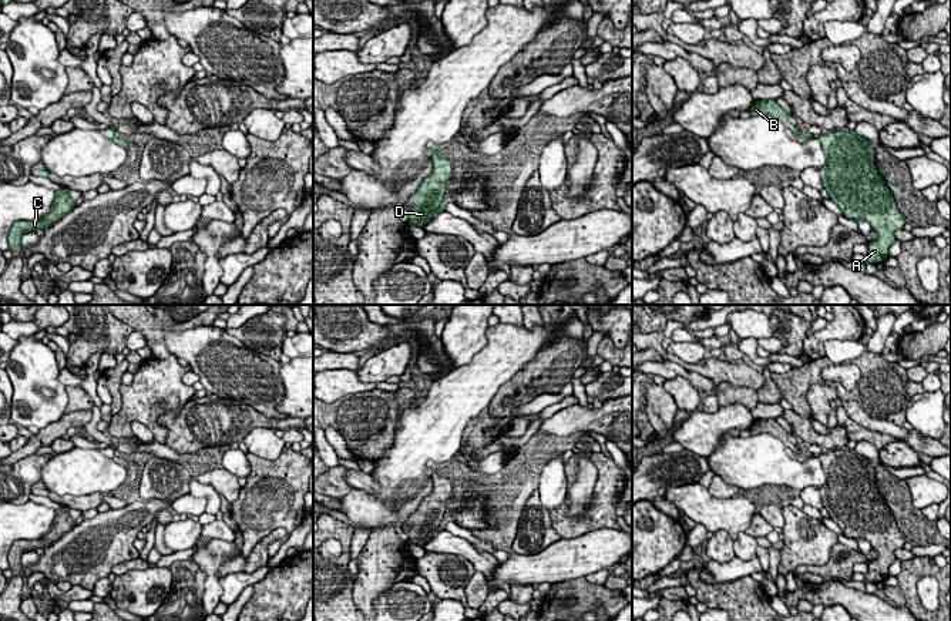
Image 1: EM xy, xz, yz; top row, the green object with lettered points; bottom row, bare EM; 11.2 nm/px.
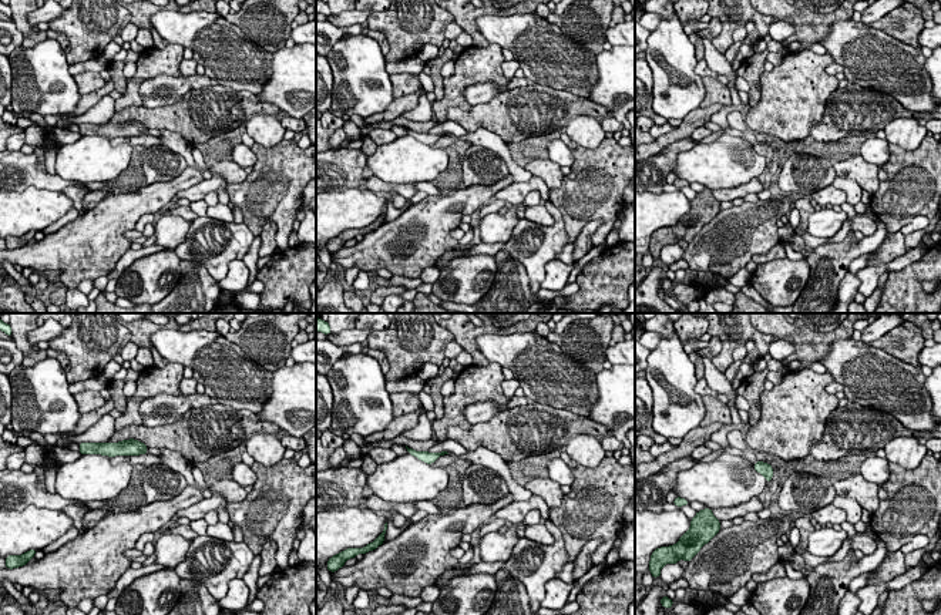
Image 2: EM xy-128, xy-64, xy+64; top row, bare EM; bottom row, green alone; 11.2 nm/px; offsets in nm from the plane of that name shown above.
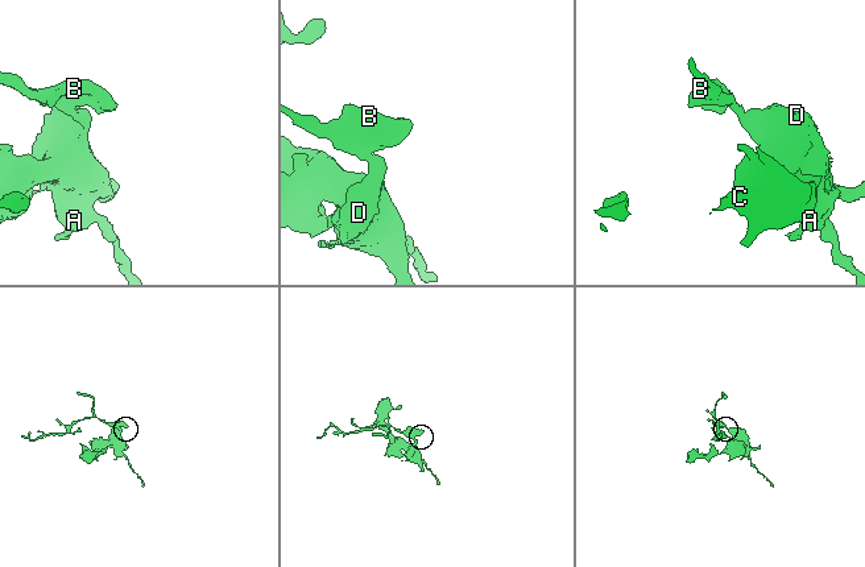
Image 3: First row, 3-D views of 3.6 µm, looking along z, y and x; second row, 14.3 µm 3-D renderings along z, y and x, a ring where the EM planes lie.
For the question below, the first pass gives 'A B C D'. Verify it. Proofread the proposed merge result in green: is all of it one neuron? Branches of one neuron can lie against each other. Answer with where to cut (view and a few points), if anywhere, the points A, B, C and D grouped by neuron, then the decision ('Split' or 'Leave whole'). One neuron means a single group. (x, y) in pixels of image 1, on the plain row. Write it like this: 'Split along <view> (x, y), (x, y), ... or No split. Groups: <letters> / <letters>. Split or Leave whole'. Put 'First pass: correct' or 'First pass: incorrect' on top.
First pass: incorrect
Split along yz (800, 453), (797, 456). Groups: A C D / B. Split

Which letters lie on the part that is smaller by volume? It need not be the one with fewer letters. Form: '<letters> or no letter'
B

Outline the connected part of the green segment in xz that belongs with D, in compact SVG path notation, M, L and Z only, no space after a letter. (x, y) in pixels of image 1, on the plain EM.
M433 470L433 491L409 517L410 526L403 528L409 541L423 547L434 534L446 530L447 503L451 496L453 484L450 477L444 477L440 470Z

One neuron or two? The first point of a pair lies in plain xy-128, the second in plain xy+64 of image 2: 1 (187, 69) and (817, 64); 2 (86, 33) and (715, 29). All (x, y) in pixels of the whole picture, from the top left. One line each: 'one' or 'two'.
1: two
2: two

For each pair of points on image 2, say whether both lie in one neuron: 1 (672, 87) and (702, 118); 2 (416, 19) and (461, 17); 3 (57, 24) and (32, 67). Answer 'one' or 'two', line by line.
1: two
2: two
3: two

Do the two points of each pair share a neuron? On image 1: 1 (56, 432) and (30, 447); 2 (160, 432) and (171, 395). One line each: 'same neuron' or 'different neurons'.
1: same neuron
2: same neuron

